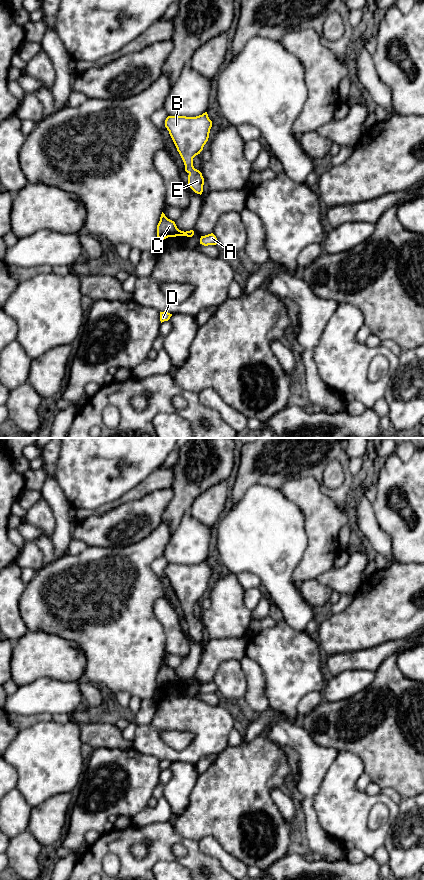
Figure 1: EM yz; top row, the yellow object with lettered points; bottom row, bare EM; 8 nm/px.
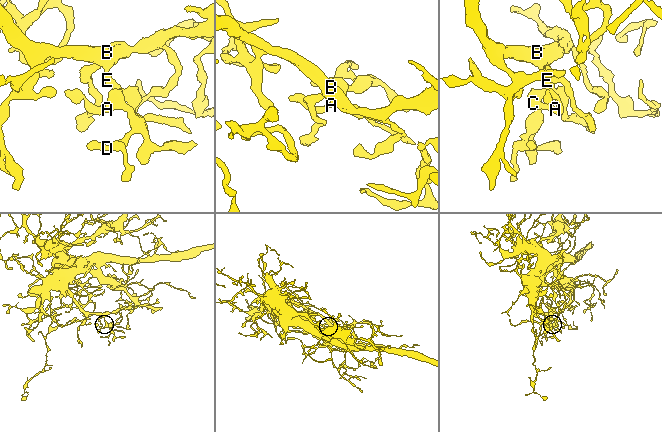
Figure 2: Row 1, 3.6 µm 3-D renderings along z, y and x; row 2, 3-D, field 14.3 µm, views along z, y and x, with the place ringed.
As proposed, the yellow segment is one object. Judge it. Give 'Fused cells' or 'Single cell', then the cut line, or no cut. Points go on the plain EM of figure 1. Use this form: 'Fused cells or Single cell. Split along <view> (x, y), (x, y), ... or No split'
Single cell. No split

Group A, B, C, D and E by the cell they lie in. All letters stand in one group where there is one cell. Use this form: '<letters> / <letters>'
A B C D E

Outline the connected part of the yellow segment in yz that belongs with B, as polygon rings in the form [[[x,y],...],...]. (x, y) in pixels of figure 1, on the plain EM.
[[[207,560],[196,565],[168,564],[165,575],[179,600],[188,623],[188,633],[197,642],[202,642],[204,626],[193,614],[193,606],[200,602],[208,589],[212,569]]]

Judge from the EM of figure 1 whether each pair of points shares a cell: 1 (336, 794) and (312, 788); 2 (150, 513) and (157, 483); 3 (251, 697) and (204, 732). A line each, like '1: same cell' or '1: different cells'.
1: different cells
2: different cells
3: different cells

